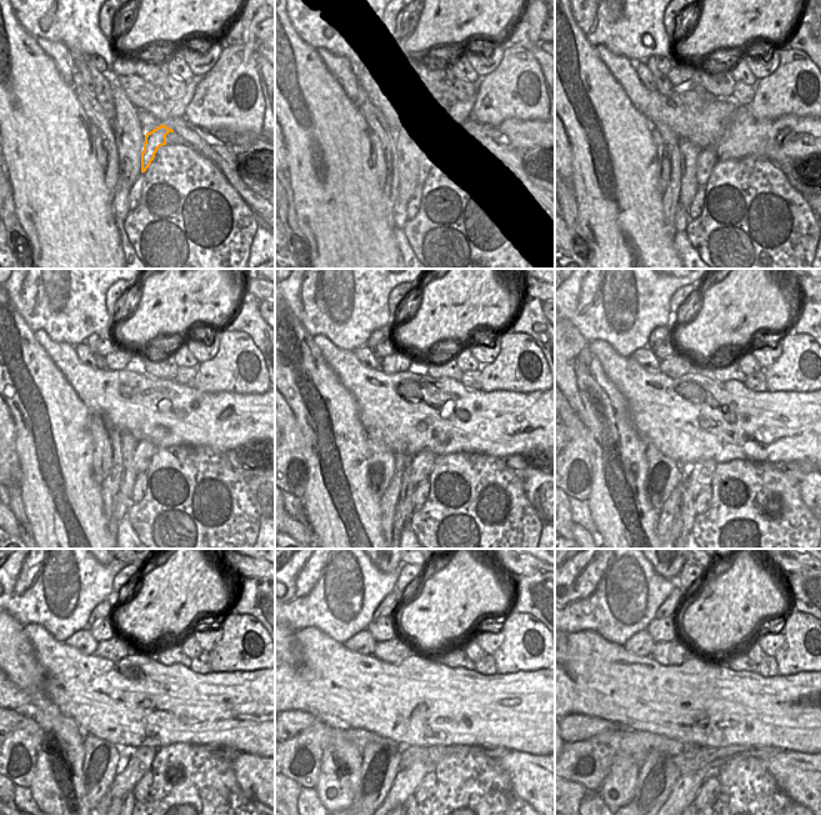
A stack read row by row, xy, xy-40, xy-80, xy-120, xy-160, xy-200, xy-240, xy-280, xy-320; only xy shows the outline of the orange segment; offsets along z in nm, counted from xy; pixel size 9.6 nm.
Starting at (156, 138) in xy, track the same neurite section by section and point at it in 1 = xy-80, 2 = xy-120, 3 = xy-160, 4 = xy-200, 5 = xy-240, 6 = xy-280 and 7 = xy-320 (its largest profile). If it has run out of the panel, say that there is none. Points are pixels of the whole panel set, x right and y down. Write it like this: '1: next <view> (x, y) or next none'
1: next xy-80 (707, 158)
2: next xy-120 (144, 451)
3: next xy-160 (421, 464)
4: next xy-200 (701, 473)
5: next xy-240 (140, 763)
6: next xy-280 (406, 781)
7: next xy-320 (685, 789)

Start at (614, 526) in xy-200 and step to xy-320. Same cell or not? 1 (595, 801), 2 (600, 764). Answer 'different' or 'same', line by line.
1: different
2: different

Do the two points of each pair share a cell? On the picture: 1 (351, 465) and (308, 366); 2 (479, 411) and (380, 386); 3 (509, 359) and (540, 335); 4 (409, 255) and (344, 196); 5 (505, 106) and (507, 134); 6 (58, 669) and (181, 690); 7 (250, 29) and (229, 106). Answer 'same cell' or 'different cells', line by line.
1: same cell
2: same cell
3: different cells
4: different cells
5: different cells
6: same cell
7: same cell

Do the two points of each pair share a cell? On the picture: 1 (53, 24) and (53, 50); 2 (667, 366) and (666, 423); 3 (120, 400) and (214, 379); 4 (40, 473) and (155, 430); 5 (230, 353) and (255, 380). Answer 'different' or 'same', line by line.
1: different
2: different
3: different
4: different
5: same

